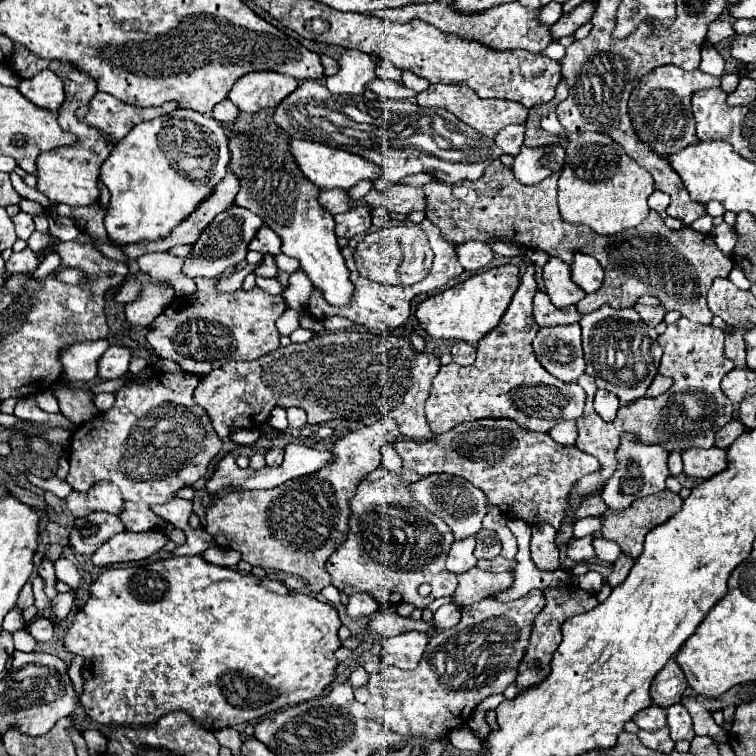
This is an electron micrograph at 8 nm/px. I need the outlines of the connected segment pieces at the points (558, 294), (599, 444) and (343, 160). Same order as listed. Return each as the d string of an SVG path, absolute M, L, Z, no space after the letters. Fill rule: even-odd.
M550 258L550 262L542 270L542 276L546 294L556 308L576 306L586 296L586 292L572 282L570 266L566 262L560 262L560 258Z
M680 318L678 322L666 328L666 332L658 338L658 342L664 348L664 356L662 356L662 364L658 372L674 380L672 390L668 390L666 394L658 398L642 398L640 402L634 402L632 406L620 408L614 422L604 422L592 406L592 400L596 394L594 378L584 374L578 380L578 384L586 390L586 406L584 406L582 418L578 420L576 446L584 450L586 454L598 458L602 468L596 474L584 476L576 484L576 494L572 494L572 502L576 502L576 498L582 498L584 494L590 494L592 490L598 490L612 476L612 472L616 470L614 452L624 432L634 432L644 442L660 444L668 452L686 450L692 446L712 448L716 430L720 430L720 426L732 420L734 406L728 402L728 398L720 390L722 378L734 368L734 362L730 362L724 356L724 332L714 326L700 326L700 324L690 322L688 318Z
M290 138L290 148L292 148L292 154L294 154L300 170L304 172L304 176L312 184L316 184L320 190L332 190L332 188L348 190L348 188L356 186L360 180L376 182L378 178L382 178L382 170L378 166L374 166L372 162L364 160L362 156L350 154L346 150L338 150L338 148L330 148L330 146L306 142L306 140L294 140L294 138Z

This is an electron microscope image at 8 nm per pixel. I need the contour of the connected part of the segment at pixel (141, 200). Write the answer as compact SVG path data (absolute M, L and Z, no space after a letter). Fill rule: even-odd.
M174 110L136 126L114 146L110 158L100 168L100 180L110 192L108 214L104 216L110 244L122 248L166 238L214 192L214 186L226 176L228 160L230 152L224 128L200 112ZM188 158L196 158L198 162L190 166ZM196 170L198 182L180 174Z

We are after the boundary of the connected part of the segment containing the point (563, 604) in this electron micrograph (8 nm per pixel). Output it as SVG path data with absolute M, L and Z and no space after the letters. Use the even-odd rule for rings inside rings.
M566 584L566 586L556 586L556 588L546 588L544 590L544 596L546 596L546 606L544 610L536 616L534 620L534 626L532 626L532 634L530 634L530 642L526 646L526 654L518 666L518 678L516 678L516 686L518 690L528 690L540 682L544 682L548 676L550 676L550 662L552 662L552 656L556 652L556 648L560 646L562 642L562 634L560 634L560 626L570 618L570 616L576 616L576 614L582 614L582 612L588 612L592 608L598 606L598 600L592 592L586 592L582 590L578 584Z

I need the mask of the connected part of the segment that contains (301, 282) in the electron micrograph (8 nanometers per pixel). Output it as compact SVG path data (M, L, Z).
M298 268L296 272L290 274L290 286L282 296L290 308L304 312L308 304L308 294L312 294L312 282L306 276L306 272Z

